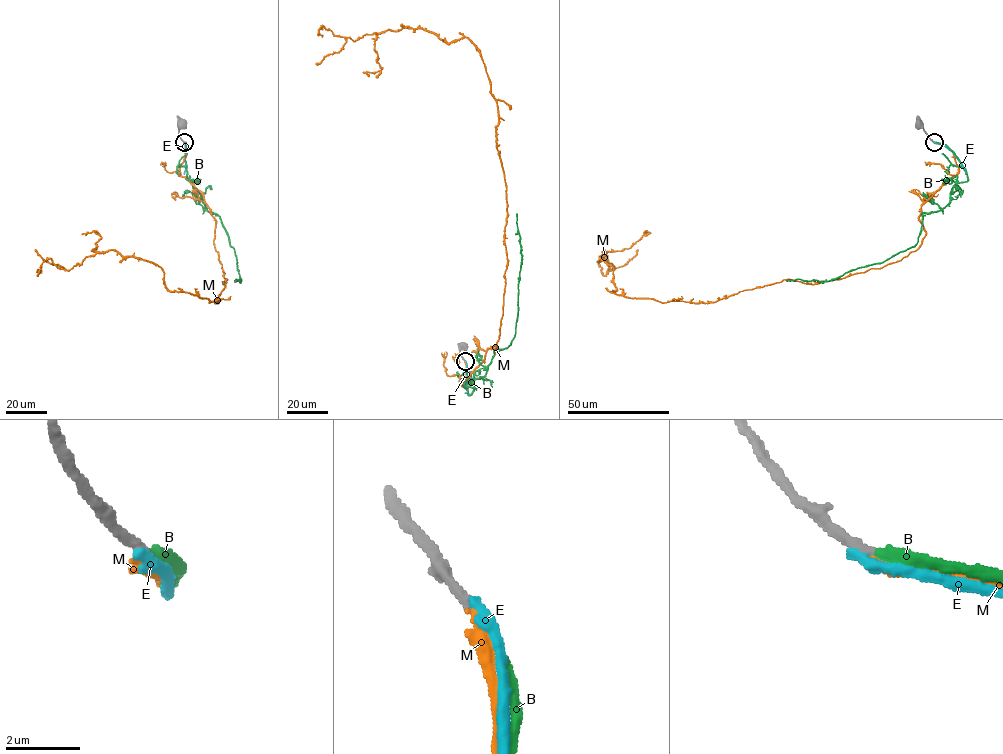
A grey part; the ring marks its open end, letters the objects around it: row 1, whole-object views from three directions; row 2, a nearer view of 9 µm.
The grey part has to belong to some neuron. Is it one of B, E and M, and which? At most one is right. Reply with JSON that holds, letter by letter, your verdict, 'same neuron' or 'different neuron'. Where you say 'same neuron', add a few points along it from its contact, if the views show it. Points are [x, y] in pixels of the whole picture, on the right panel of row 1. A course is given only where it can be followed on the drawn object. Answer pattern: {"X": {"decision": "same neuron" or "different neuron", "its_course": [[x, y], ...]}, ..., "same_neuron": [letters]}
{"B": {"decision": "same neuron", "its_course": [[935, 142], [954, 152], [967, 180], [954, 187], [944, 207], [922, 213], [914, 246], [825, 282], [786, 281]]}, "E": {"decision": "different neuron"}, "M": {"decision": "different neuron"}, "same_neuron": ["B"]}

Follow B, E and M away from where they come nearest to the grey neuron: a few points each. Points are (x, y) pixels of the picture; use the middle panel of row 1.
B: (465, 362), (470, 394), (473, 381), (485, 375), (495, 349), (507, 348), (516, 331), (522, 255), (516, 213)
E: (465, 361), (467, 391), (465, 392)
M: (465, 361), (461, 386), (496, 353), (507, 264), (480, 51), (403, 27), (322, 37)

